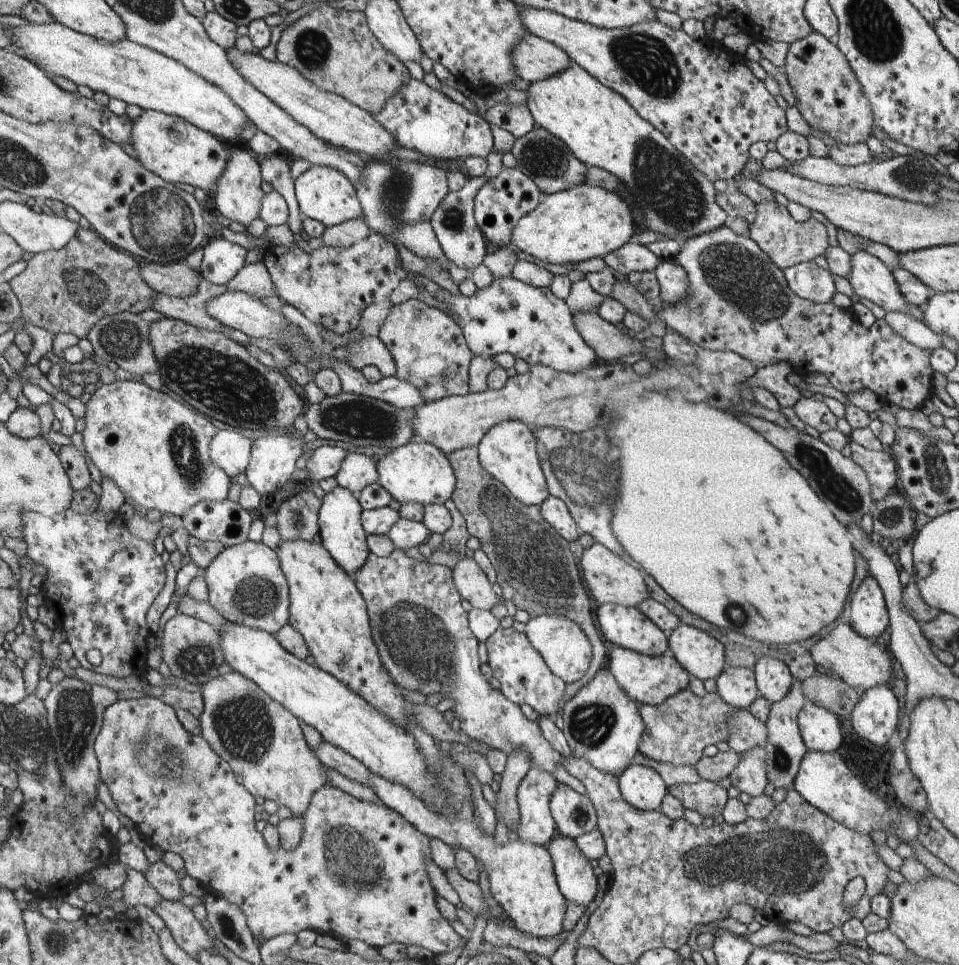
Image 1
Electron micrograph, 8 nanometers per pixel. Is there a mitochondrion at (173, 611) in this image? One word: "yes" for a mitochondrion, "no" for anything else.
no

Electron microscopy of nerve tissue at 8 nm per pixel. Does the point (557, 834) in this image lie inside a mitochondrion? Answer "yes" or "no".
no

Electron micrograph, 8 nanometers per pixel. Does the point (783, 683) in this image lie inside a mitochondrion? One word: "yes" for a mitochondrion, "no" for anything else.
no

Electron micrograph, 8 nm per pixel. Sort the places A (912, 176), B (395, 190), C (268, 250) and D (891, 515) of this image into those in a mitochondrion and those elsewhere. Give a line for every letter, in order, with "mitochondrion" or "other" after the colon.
A: mitochondrion
B: mitochondrion
C: other
D: mitochondrion

